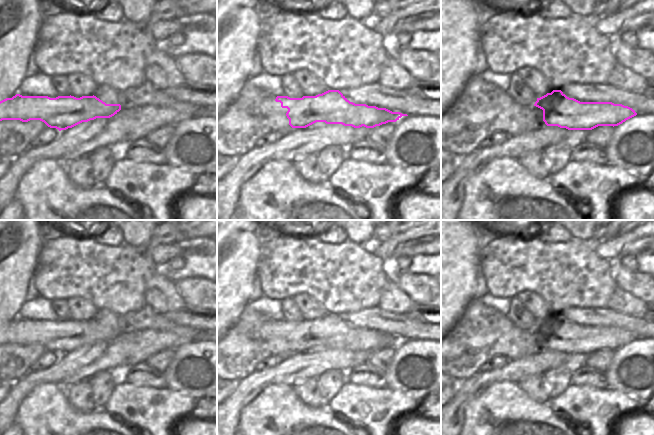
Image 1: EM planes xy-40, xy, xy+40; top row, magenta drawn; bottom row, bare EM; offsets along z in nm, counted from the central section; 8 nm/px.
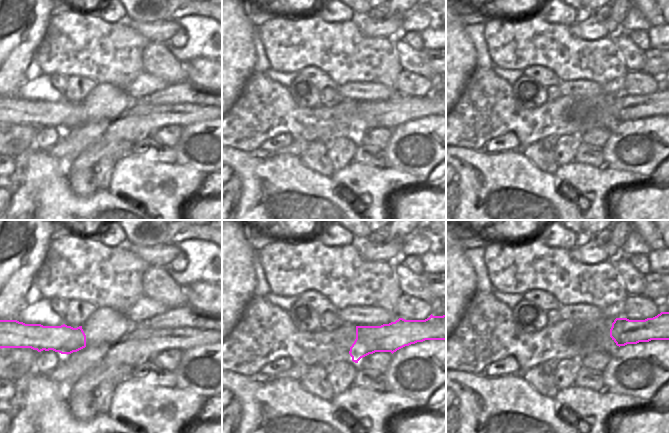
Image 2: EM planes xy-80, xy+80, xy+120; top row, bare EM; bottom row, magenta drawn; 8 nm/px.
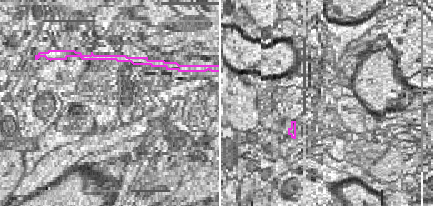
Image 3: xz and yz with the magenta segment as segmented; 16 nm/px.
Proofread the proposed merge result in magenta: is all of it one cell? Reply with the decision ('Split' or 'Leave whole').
Leave whole

